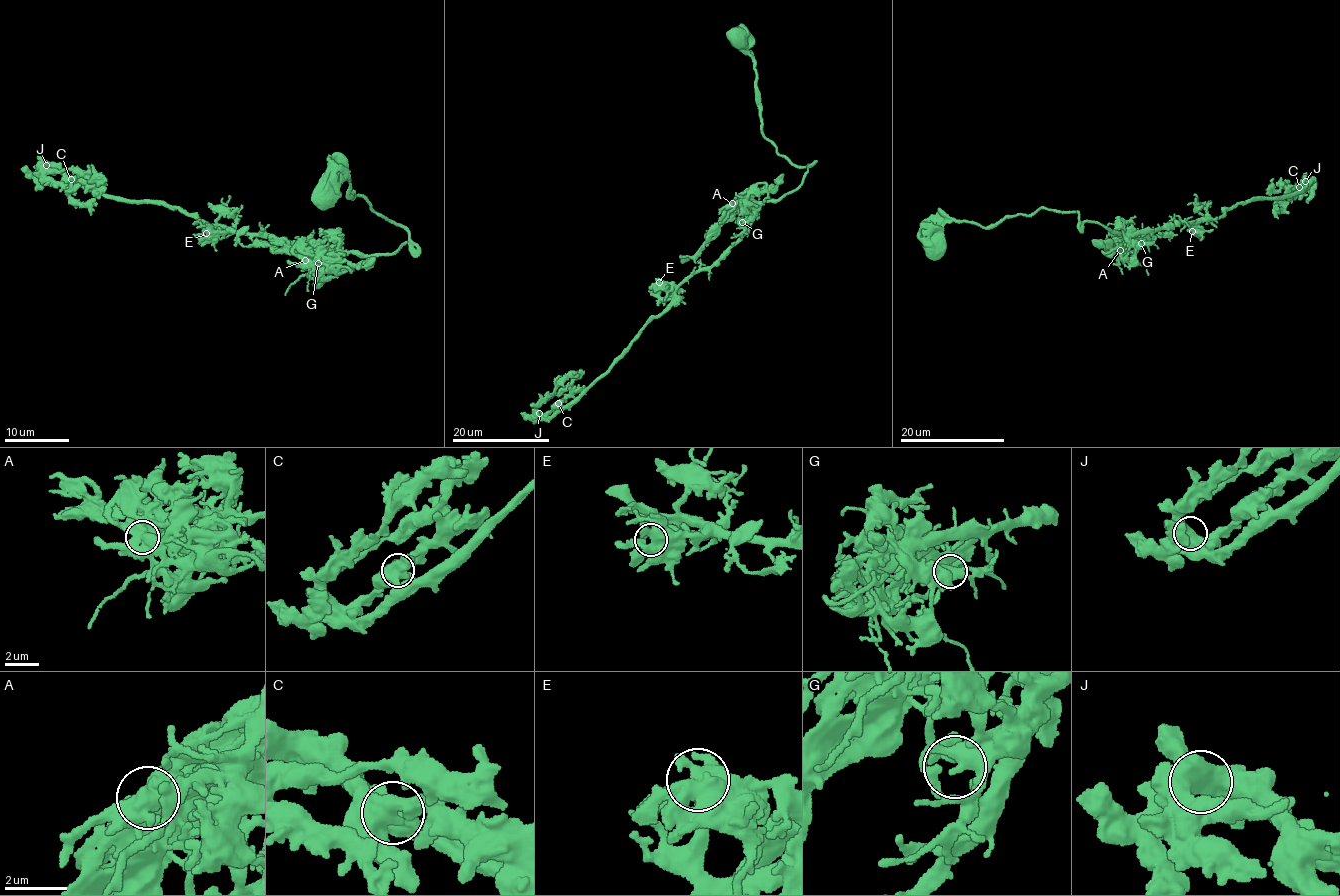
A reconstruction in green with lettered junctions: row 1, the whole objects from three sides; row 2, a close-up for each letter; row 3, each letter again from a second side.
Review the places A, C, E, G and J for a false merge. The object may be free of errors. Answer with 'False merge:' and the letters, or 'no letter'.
False merge: A

